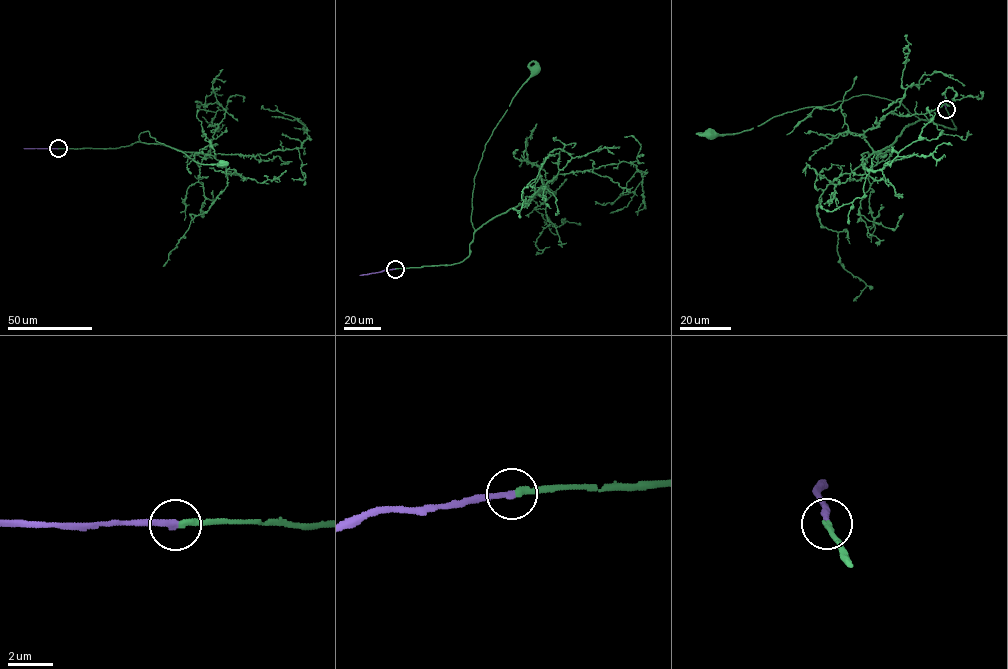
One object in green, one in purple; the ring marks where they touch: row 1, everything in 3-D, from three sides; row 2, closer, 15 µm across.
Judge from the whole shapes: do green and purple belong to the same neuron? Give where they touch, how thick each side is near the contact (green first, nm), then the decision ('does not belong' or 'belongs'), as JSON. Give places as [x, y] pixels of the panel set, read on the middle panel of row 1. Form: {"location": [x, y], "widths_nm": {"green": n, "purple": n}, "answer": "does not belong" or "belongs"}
{"location": [395, 269], "widths_nm": {"green": 280, "purple": 280}, "answer": "belongs"}

